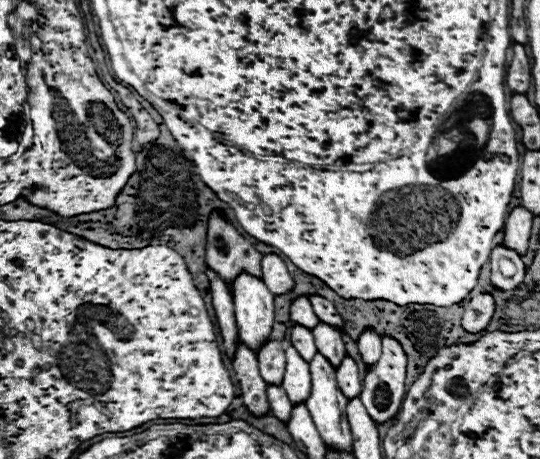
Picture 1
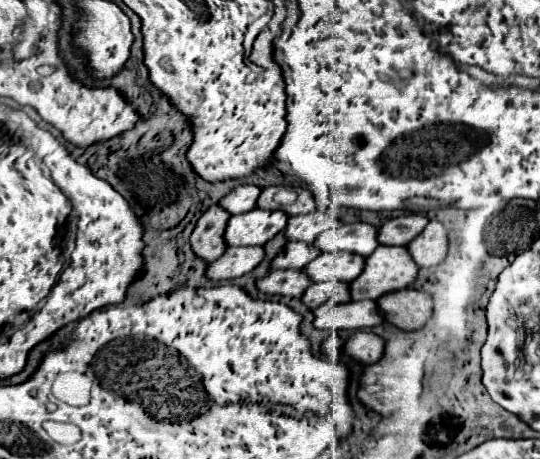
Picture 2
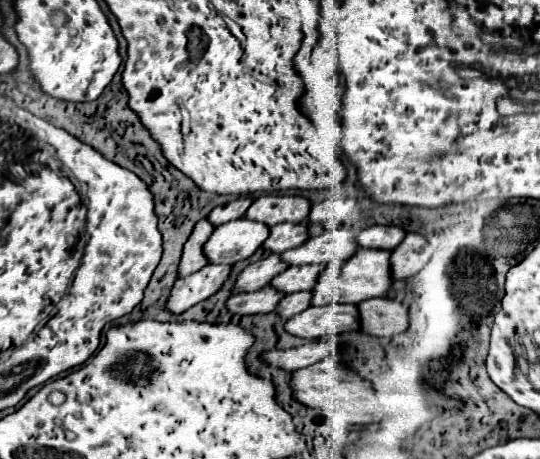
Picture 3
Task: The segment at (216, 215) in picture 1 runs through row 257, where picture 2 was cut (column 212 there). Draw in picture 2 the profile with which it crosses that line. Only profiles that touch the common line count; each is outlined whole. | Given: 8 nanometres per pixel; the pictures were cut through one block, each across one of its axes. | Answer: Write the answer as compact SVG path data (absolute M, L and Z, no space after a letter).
M218 204L202 214L190 236L192 250L196 252L196 256L200 256L206 262L214 262L226 252L228 244L224 240L224 230L228 220L230 220L230 212L226 212Z

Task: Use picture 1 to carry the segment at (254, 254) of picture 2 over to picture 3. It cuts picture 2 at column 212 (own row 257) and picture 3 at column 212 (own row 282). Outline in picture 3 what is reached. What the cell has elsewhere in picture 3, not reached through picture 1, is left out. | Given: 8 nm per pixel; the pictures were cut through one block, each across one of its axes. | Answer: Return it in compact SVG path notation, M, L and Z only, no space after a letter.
M208 264L202 270L194 272L192 276L176 280L176 284L172 286L172 292L168 296L166 310L170 314L186 312L194 304L210 298L216 290L220 290L220 286L224 284L228 274L230 274L230 266Z

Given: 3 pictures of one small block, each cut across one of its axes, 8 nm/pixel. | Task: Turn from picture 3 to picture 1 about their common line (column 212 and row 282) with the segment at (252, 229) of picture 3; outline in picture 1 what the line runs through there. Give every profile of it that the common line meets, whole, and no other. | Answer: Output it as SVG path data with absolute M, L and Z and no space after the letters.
M240 272L232 282L232 298L238 336L248 348L258 352L274 326L274 296L260 278Z

